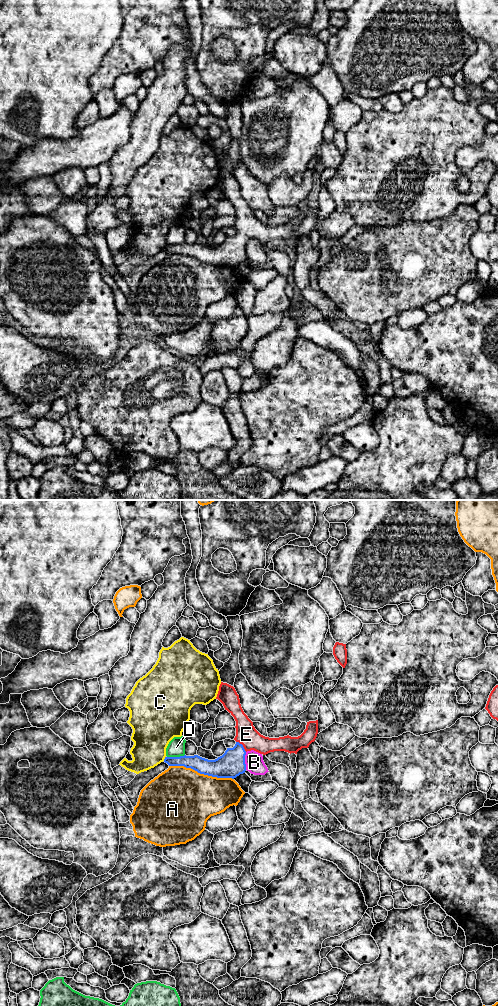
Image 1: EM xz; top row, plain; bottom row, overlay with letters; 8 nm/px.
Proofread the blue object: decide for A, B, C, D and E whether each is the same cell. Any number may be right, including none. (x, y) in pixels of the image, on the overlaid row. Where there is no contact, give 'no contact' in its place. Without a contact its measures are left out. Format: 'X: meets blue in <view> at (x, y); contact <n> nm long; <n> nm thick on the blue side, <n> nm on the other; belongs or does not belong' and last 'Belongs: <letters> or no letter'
A: meets blue in xz at (201, 773); contact 550 nm long; 200 nm thick on the blue side, 480 nm on the other; does not belong
B: meets blue in xz at (244, 761); contact 140 nm long; 220 nm thick on the blue side, 150 nm on the other; does not belong
C: meets blue in xz at (165, 758); contact 40 nm long; 120 nm thick on the blue side, 320 nm on the other; does not belong
D: meets blue in xz at (175, 757); contact 150 nm long; 130 nm thick on the blue side, 140 nm on the other; does not belong
E: meets blue in xz at (242, 745); contact 120 nm long; 220 nm thick on the blue side, 170 nm on the other; belongs
Belongs: E

